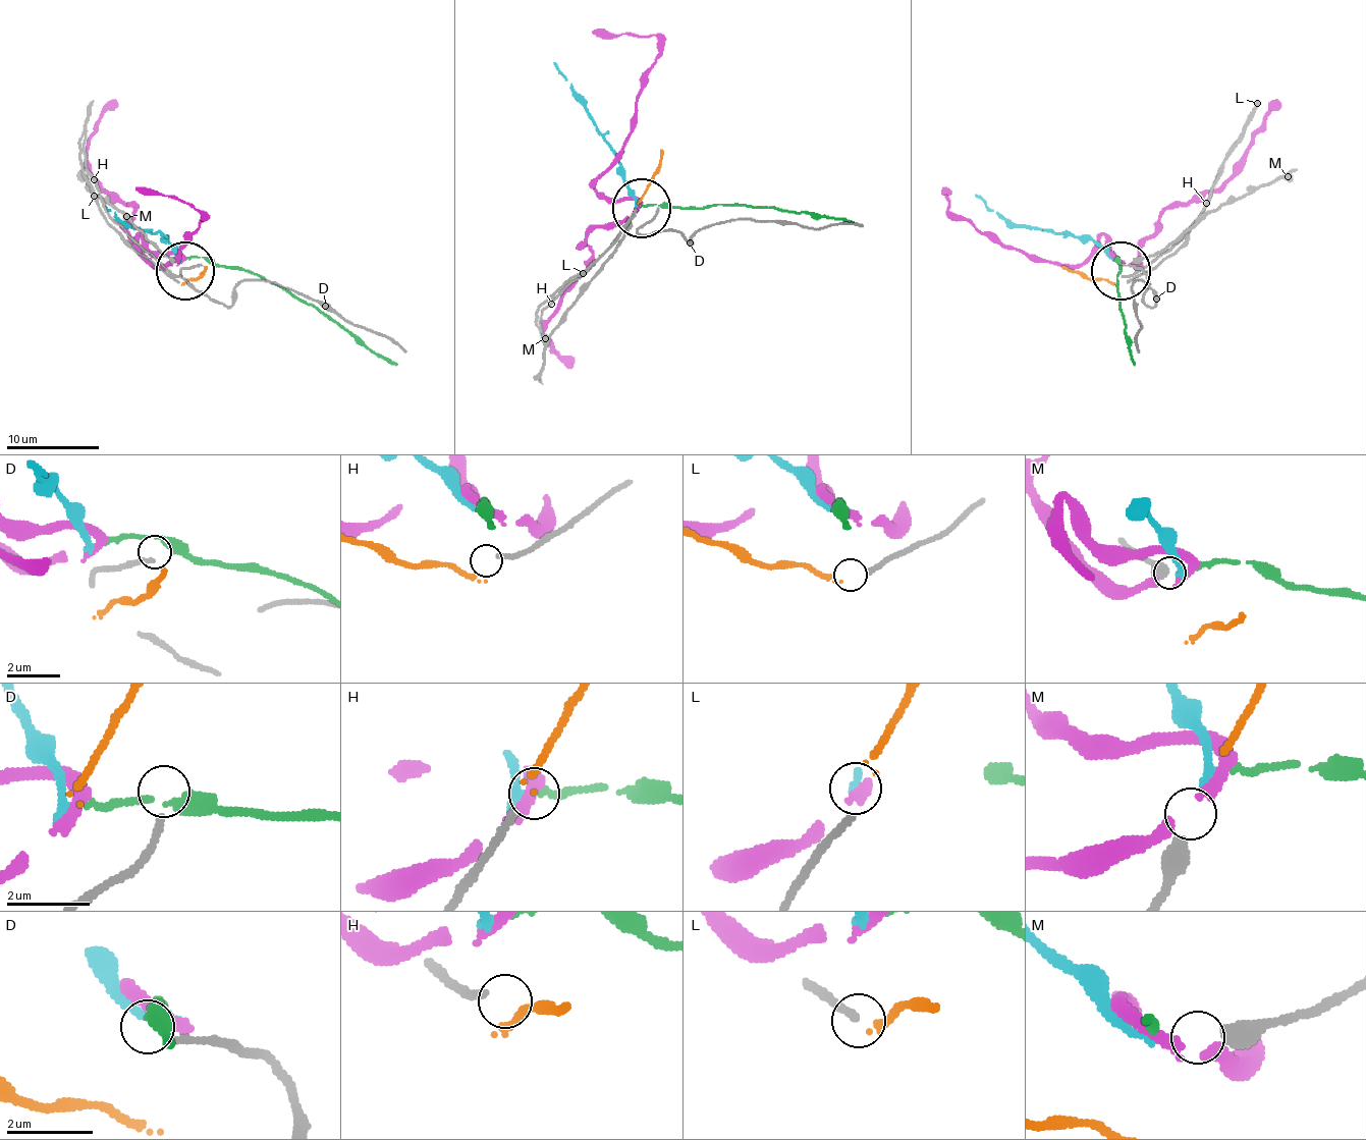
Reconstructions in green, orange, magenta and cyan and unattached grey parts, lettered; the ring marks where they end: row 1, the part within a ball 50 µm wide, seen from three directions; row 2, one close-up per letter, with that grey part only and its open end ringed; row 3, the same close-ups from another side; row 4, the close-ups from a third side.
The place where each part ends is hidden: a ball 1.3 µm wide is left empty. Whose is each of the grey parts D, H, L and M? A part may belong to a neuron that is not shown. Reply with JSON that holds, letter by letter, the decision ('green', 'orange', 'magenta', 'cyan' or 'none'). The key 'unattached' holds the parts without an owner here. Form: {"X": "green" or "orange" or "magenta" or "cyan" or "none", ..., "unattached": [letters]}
{"D": "none", "H": "none", "L": "orange", "M": "cyan", "unattached": ["D", "H"]}

